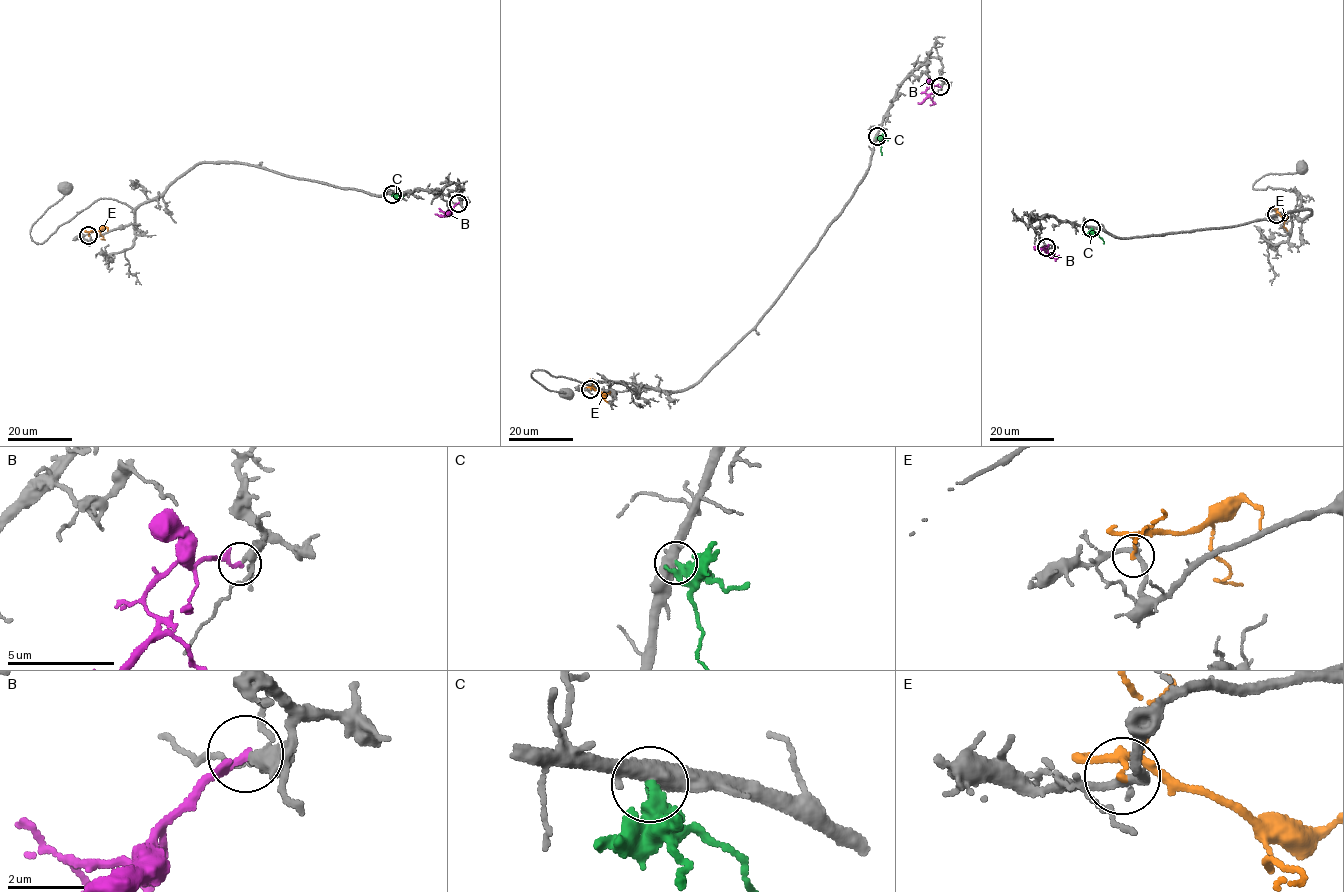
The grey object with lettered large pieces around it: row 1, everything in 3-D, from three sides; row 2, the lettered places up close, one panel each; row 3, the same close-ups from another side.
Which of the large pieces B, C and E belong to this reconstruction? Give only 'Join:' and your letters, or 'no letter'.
Join: no letter

